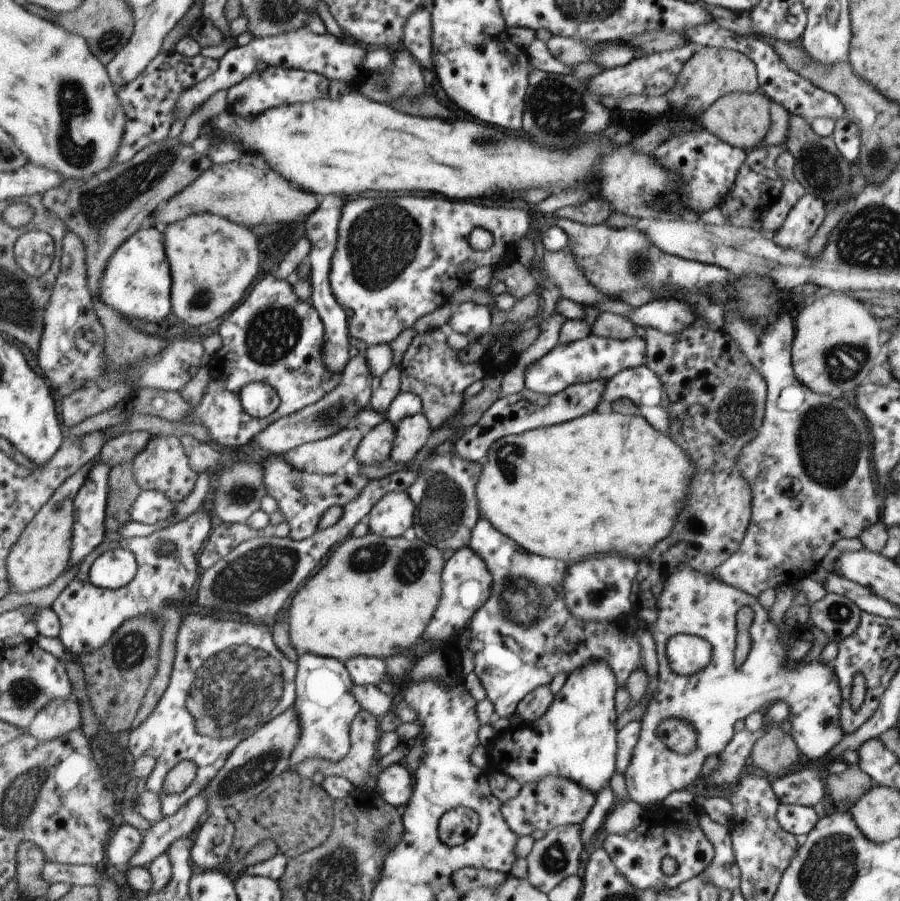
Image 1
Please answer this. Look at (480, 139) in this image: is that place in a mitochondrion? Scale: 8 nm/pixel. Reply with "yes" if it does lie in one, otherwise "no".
yes

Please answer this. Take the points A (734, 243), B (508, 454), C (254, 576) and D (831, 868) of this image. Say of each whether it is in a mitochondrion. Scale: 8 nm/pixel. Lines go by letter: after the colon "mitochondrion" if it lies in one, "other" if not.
A: mitochondrion
B: mitochondrion
C: mitochondrion
D: mitochondrion

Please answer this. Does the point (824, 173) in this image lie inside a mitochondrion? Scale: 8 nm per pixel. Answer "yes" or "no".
yes

